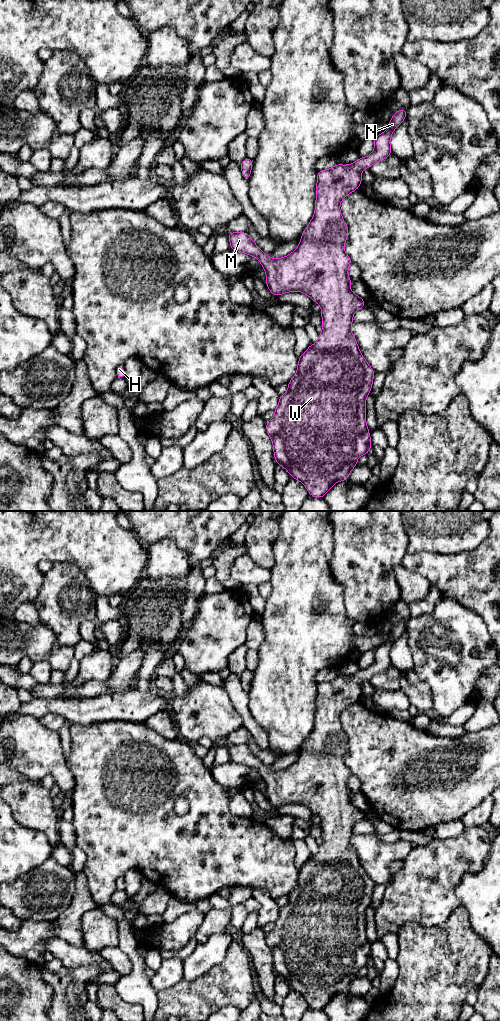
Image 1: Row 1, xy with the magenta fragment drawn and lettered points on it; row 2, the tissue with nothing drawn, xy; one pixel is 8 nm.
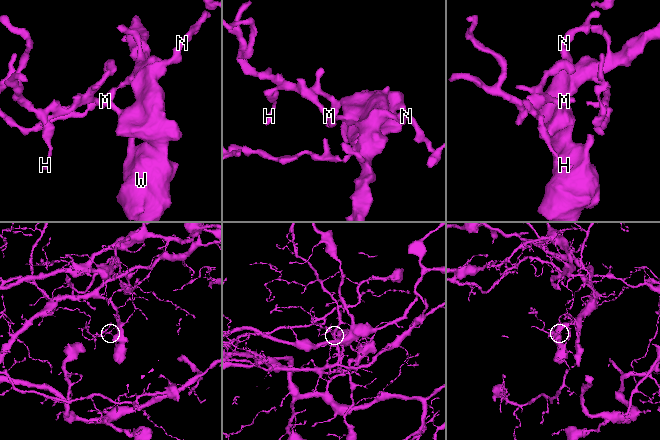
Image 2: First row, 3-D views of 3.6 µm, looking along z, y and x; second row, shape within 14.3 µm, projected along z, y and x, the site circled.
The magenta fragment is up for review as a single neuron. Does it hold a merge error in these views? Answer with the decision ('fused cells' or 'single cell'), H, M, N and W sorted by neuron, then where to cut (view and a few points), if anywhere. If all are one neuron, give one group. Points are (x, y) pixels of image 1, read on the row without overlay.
single cell; groups H M N W; cut none

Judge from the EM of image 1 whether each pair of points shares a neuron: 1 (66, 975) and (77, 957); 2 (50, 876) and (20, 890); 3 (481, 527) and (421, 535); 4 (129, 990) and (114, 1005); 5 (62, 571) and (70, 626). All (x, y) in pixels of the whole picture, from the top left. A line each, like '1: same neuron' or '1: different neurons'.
1: different neurons
2: same neuron
3: same neuron
4: different neurons
5: same neuron

